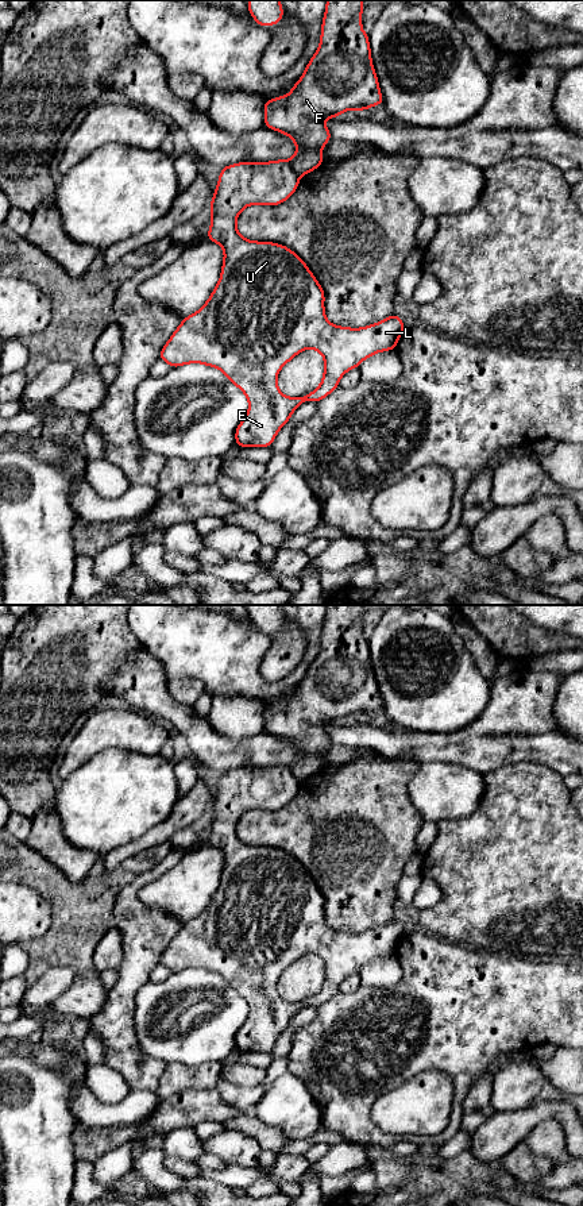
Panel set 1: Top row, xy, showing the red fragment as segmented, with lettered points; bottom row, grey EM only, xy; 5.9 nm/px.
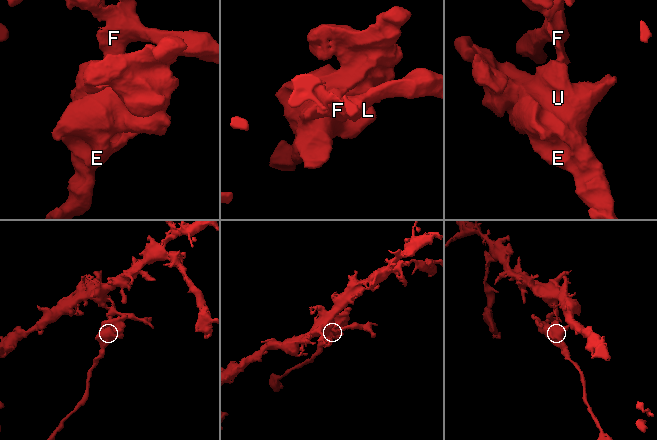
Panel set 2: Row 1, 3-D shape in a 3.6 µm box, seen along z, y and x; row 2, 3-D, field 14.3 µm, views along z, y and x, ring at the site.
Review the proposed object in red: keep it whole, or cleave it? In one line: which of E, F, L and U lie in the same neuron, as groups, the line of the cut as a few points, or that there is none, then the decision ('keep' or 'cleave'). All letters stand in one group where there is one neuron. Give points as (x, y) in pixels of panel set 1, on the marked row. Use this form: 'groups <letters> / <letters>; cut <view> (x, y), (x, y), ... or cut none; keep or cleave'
groups E L U / F; cut xy (288, 161), (300, 176); cleave

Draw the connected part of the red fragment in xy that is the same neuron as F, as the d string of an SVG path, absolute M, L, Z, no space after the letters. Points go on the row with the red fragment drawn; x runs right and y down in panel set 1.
M327 0L320 46L302 77L289 95L265 100L265 126L289 135L298 147L289 162L300 177L324 163L321 150L332 138L324 124L325 119L340 116L348 109L366 111L383 104L368 35L362 28L363 8L362 0Z

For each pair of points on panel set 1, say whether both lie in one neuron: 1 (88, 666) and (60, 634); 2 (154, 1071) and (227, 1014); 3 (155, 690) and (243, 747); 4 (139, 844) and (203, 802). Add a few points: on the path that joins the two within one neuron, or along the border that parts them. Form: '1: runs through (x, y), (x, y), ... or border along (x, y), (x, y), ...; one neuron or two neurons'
1: runs through (80, 658), (68, 646), (68, 642); one neuron
2: border along (139, 1044), (143, 1052), (168, 1063); two neurons
3: runs through (176, 712), (212, 747), (221, 747); one neuron
4: runs through (155, 836), (186, 812); one neuron

